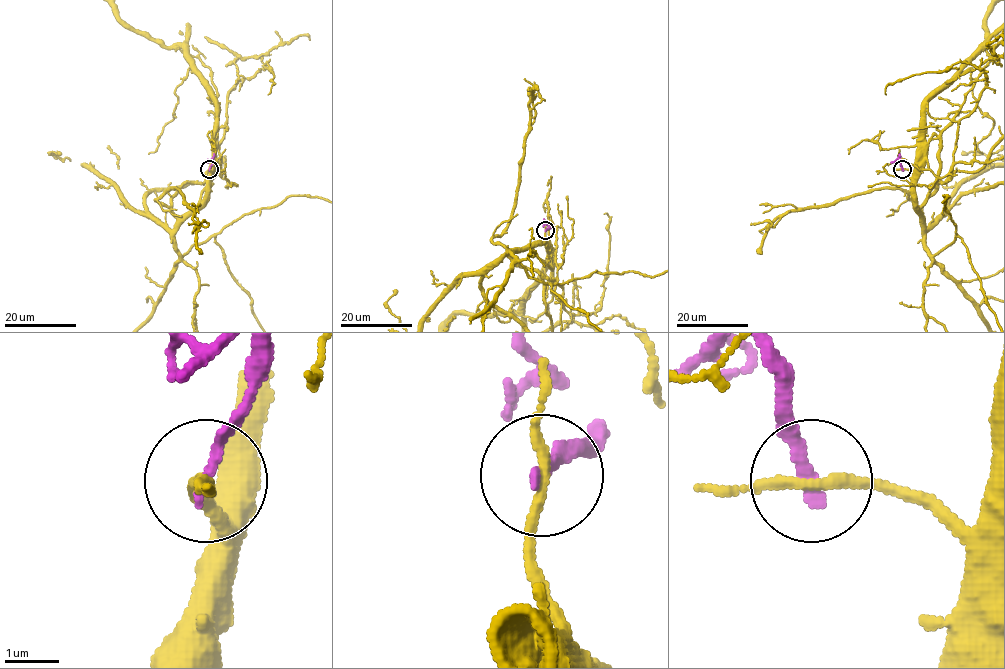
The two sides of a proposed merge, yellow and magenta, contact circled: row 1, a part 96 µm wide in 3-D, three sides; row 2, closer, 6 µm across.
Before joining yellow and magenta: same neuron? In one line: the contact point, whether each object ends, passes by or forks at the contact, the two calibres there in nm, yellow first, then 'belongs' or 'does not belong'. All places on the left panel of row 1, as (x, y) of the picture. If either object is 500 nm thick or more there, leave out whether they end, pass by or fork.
at (209, 169); yellow passes by; magenta ends there; 190 nm thick on the yellow side, 220 nm on the other; does not belong

